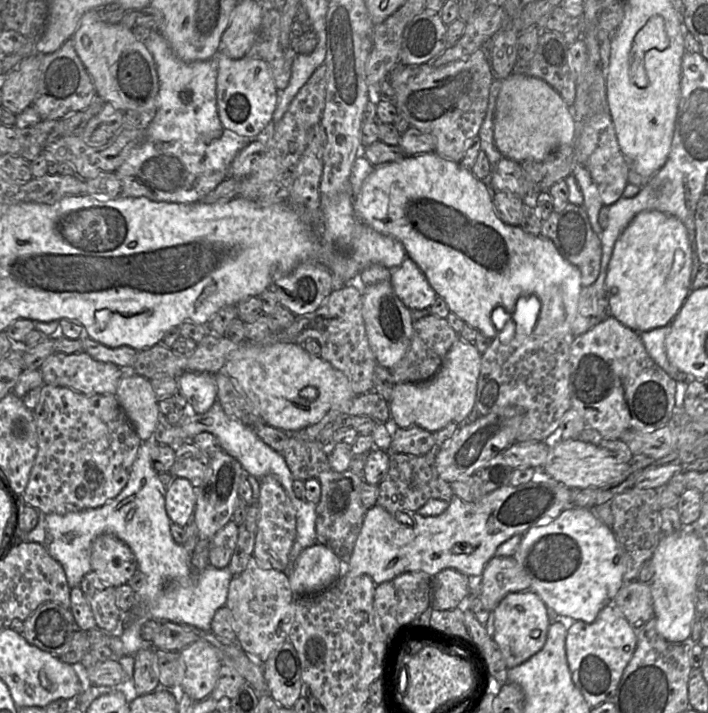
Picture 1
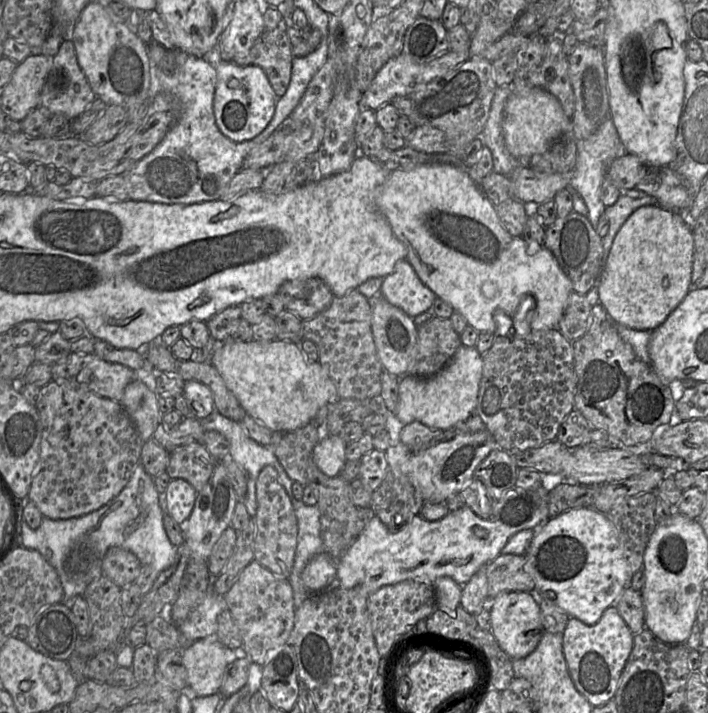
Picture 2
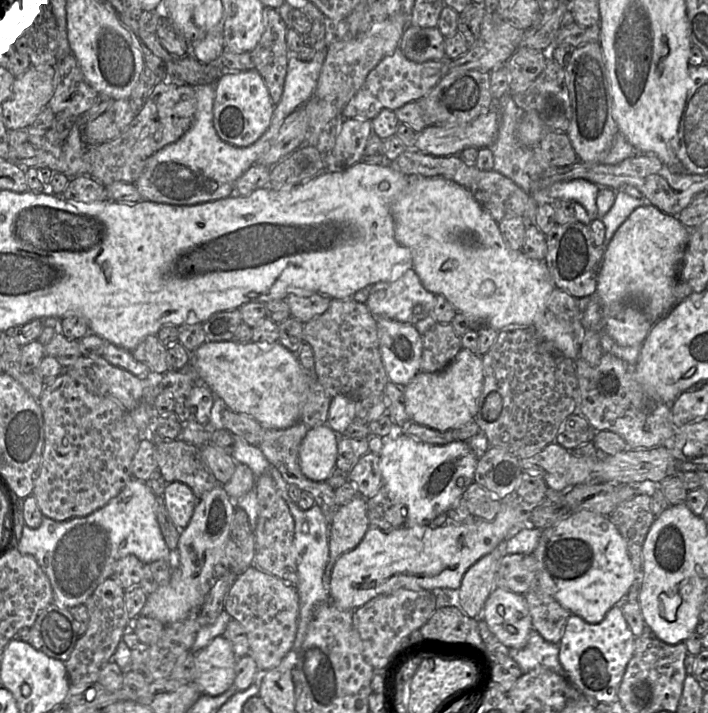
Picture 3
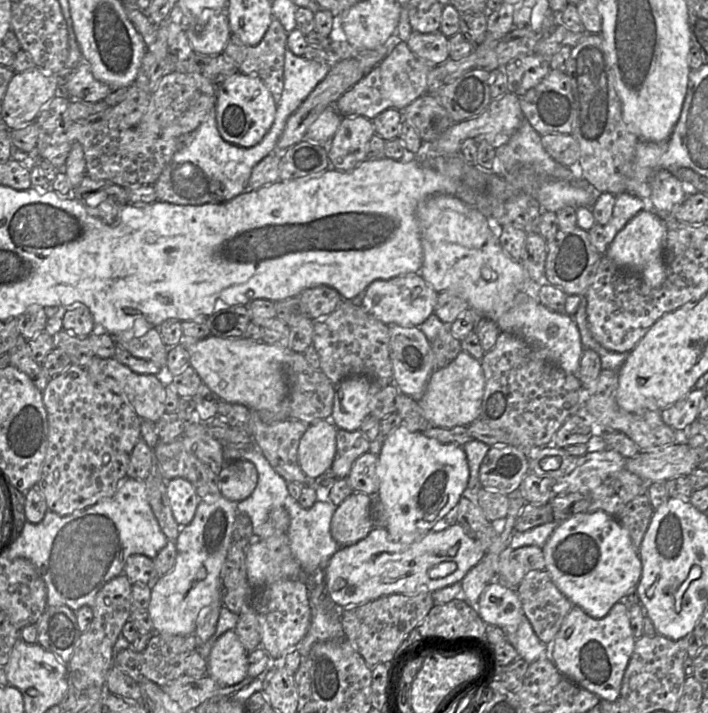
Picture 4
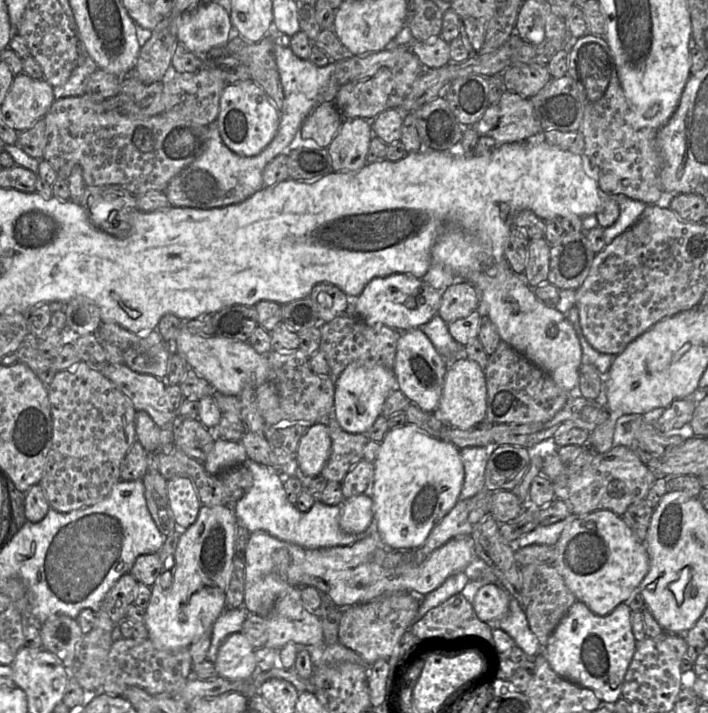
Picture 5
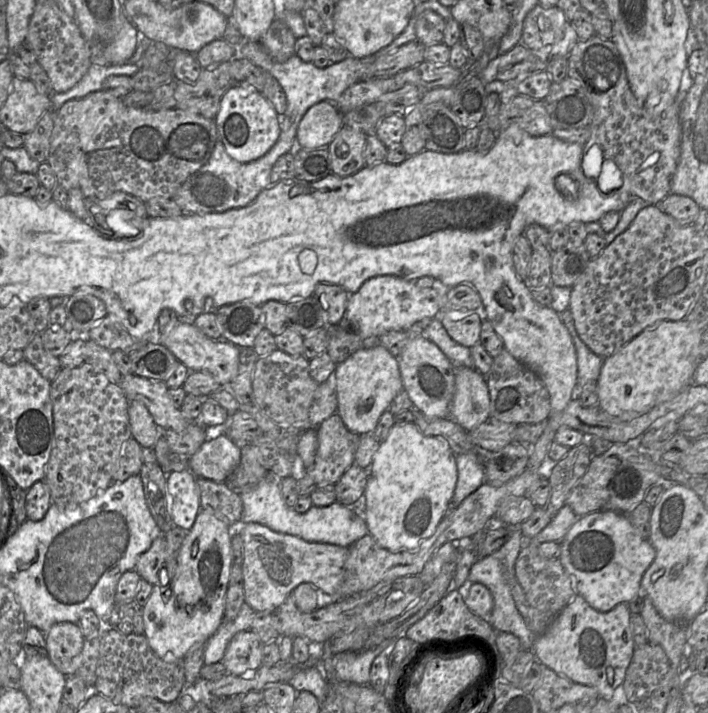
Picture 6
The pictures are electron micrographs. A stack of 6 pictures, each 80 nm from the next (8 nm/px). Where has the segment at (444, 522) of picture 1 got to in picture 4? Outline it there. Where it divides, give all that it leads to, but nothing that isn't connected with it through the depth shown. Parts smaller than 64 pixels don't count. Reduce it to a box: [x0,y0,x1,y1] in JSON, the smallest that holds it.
[323,523,484,608]

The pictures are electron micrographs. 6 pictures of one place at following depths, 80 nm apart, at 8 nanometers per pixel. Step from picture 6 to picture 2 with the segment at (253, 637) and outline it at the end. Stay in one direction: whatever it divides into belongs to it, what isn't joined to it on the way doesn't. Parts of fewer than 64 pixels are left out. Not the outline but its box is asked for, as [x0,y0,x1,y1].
[183,634,236,696]

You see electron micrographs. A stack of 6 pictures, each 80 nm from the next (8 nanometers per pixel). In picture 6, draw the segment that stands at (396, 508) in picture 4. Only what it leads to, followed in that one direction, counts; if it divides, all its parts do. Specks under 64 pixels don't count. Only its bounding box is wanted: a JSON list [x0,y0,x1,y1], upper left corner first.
[363,423,457,552]

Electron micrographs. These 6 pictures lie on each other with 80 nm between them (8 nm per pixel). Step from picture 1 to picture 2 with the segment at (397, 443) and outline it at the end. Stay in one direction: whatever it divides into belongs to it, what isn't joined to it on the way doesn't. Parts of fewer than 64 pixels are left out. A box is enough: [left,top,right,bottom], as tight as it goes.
[400,421,457,452]

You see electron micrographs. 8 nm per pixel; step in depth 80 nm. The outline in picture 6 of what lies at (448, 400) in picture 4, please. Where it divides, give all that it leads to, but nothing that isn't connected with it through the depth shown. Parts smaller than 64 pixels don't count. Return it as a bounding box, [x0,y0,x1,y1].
[449,368,490,432]

